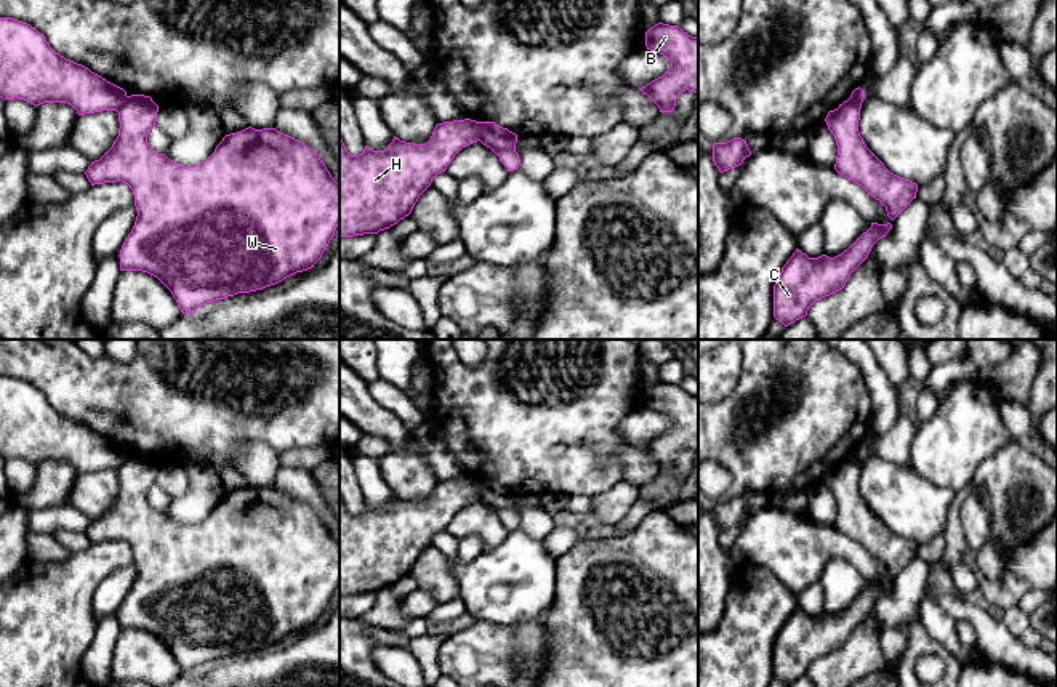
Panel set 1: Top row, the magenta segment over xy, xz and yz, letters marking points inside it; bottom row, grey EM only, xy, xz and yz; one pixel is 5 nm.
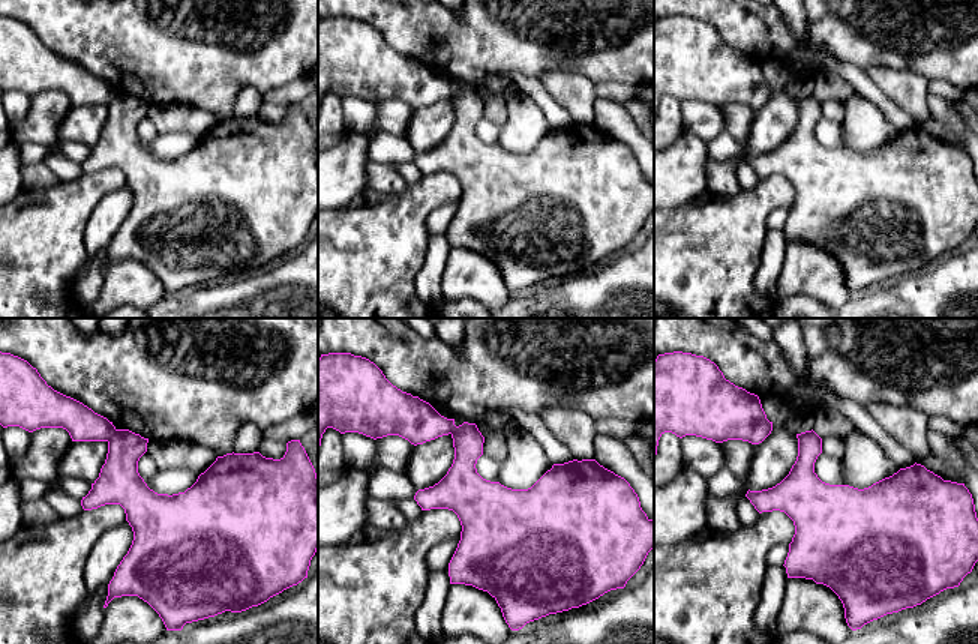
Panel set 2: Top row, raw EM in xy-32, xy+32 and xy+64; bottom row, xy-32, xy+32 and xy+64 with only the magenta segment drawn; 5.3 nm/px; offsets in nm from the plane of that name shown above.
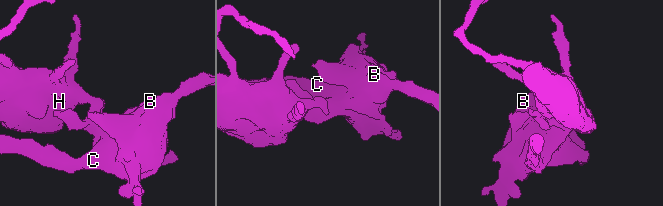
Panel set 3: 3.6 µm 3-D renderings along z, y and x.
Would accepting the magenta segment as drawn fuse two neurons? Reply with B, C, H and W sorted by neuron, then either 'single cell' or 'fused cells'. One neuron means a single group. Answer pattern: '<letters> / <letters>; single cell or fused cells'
B C W / H; fused cells

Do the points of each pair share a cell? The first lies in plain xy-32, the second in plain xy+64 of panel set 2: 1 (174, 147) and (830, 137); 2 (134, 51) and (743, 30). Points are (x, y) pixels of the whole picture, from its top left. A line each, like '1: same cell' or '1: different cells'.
1: different cells
2: same cell

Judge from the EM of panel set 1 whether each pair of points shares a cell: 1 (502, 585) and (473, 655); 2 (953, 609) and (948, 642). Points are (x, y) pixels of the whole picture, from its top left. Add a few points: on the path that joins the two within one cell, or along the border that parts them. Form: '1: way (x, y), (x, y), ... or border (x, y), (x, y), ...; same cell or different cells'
1: border (526, 620), (513, 623), (474, 622); different cells
2: border (929, 593), (956, 622); different cells

